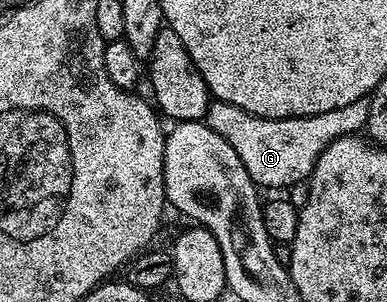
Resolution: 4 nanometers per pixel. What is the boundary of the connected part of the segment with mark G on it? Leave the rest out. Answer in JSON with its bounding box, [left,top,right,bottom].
[206,98,369,192]

